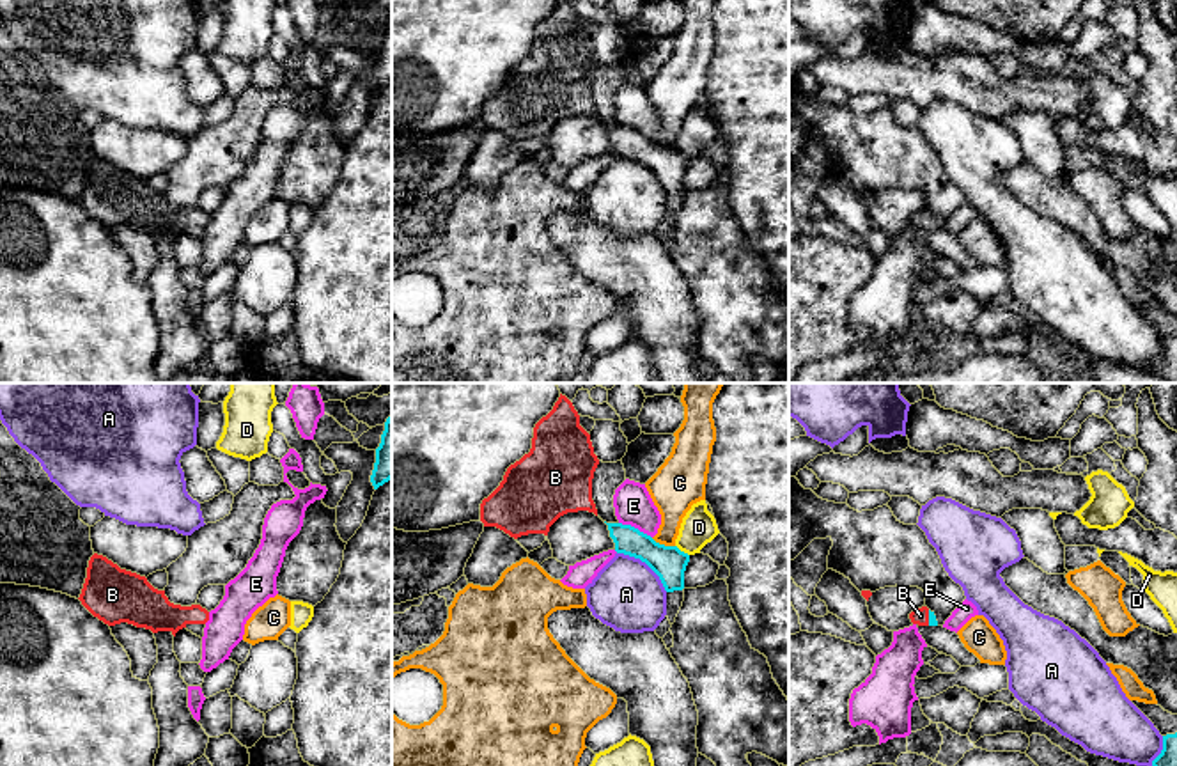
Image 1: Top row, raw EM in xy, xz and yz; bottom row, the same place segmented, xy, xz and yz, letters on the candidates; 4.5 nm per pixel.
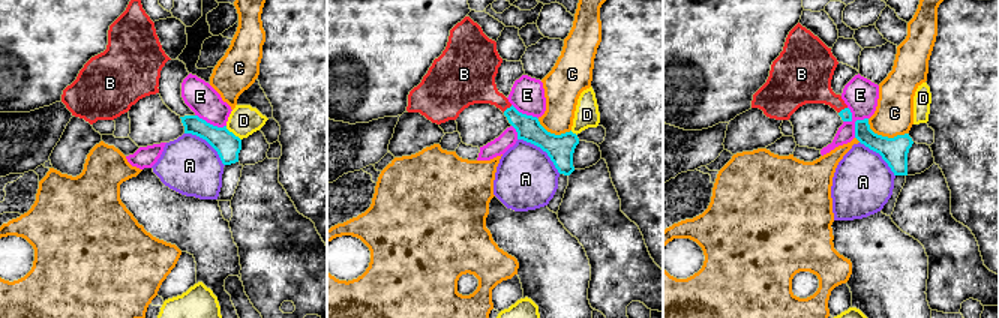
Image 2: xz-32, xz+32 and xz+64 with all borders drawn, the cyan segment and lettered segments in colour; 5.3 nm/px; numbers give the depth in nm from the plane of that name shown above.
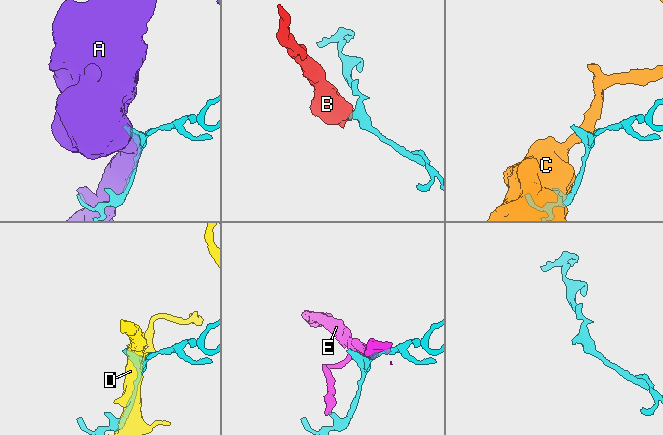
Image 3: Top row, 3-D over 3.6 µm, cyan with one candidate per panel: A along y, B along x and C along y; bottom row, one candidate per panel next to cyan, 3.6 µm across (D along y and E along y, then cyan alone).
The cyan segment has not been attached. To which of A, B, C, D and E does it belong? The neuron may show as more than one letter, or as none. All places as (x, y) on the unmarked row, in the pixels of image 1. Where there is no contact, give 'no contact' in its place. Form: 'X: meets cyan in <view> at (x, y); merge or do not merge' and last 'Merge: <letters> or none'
A: meets cyan in xz at (646, 165); do not merge
B: meets cyan in yz at (929, 220); merge
C: meets cyan in xz at (663, 148); do not merge
D: meets cyan in xz at (683, 155); do not merge
E: meets cyan in xz at (633, 130); do not merge
Merge: B

